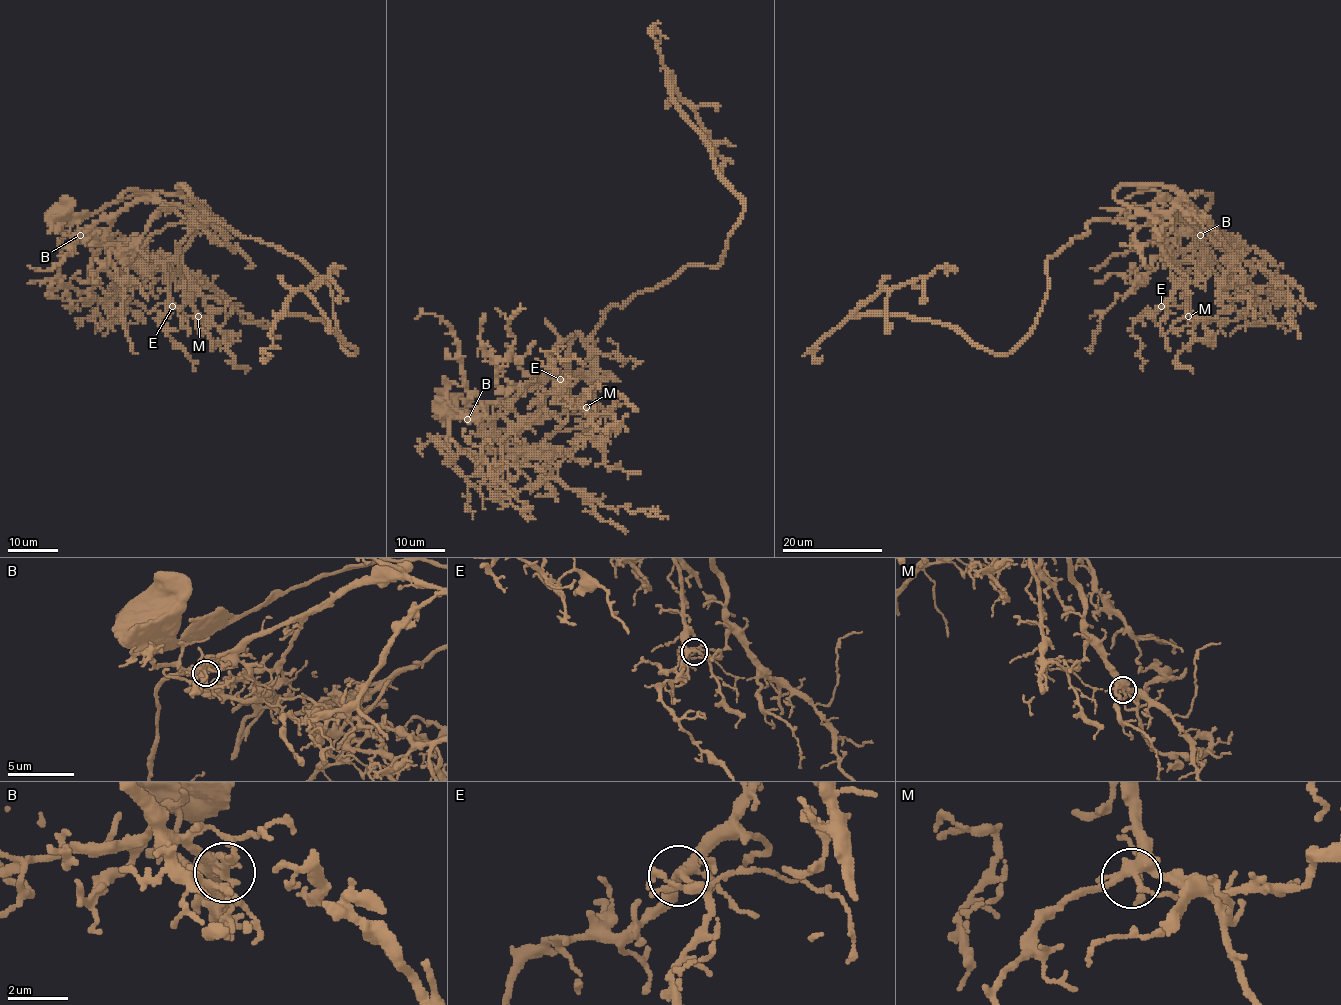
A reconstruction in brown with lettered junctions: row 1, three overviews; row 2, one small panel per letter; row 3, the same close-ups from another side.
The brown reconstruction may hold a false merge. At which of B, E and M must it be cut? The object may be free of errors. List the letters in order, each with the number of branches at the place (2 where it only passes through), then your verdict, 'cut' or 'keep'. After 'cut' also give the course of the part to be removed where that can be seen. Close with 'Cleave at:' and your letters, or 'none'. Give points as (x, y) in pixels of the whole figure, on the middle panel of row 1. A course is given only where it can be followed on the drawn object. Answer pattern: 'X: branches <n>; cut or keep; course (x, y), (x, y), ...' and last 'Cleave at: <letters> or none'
B: branches 4; cut; course (467, 419), (484, 417), (491, 429), (478, 458), (493, 471), (488, 498), (442, 437)
E: branches 5; keep
M: branches 6; keep
Cleave at: B

